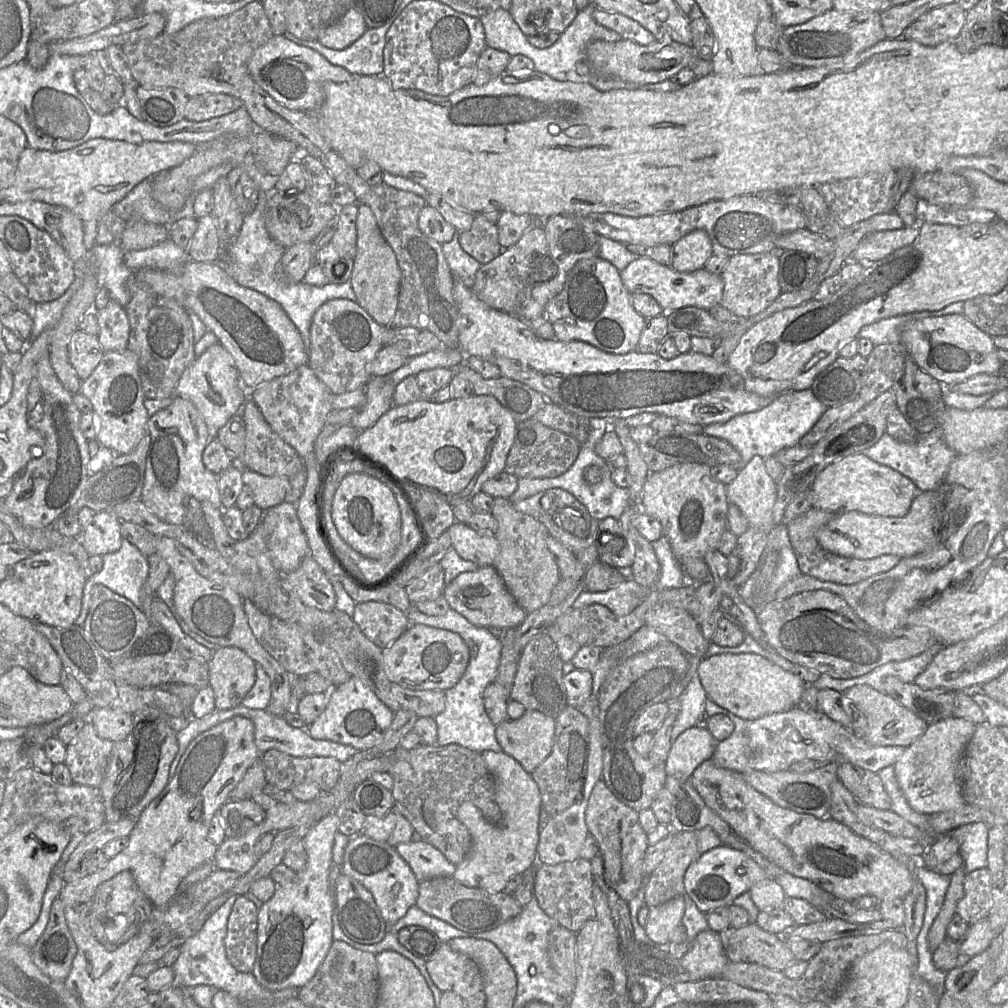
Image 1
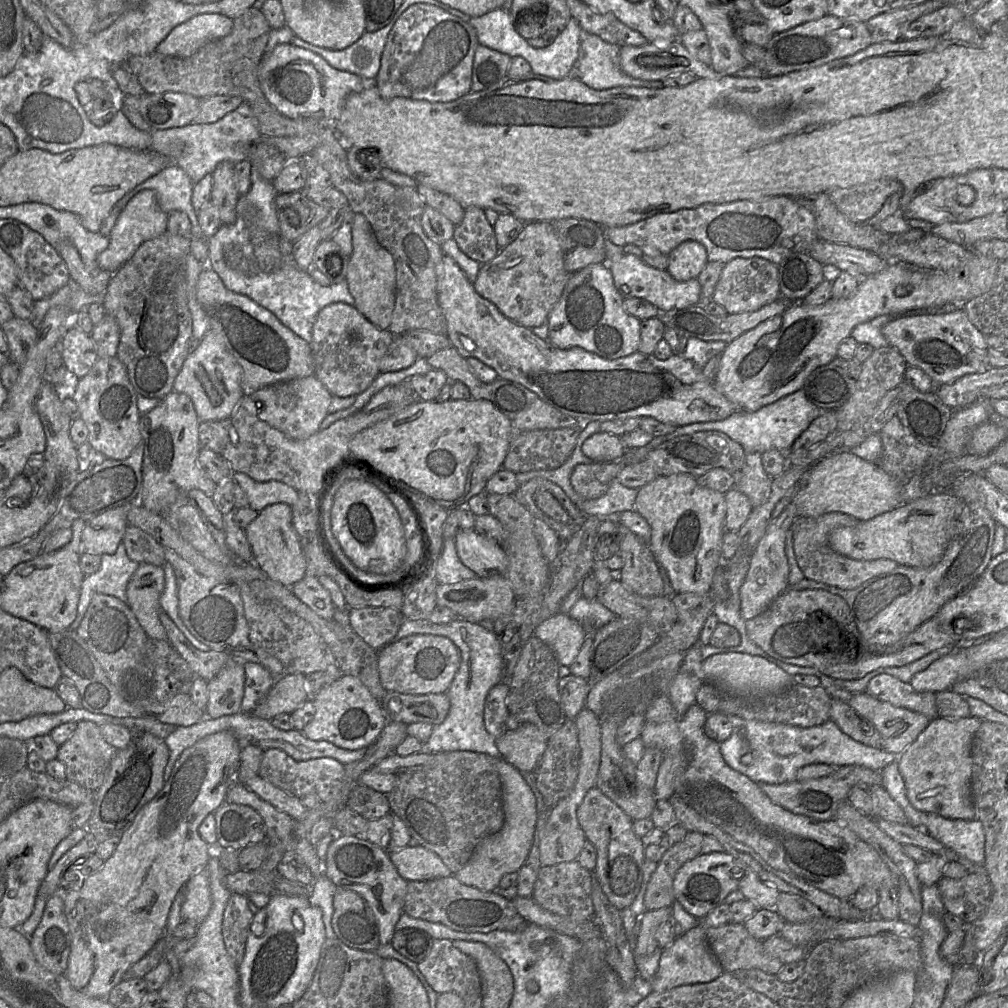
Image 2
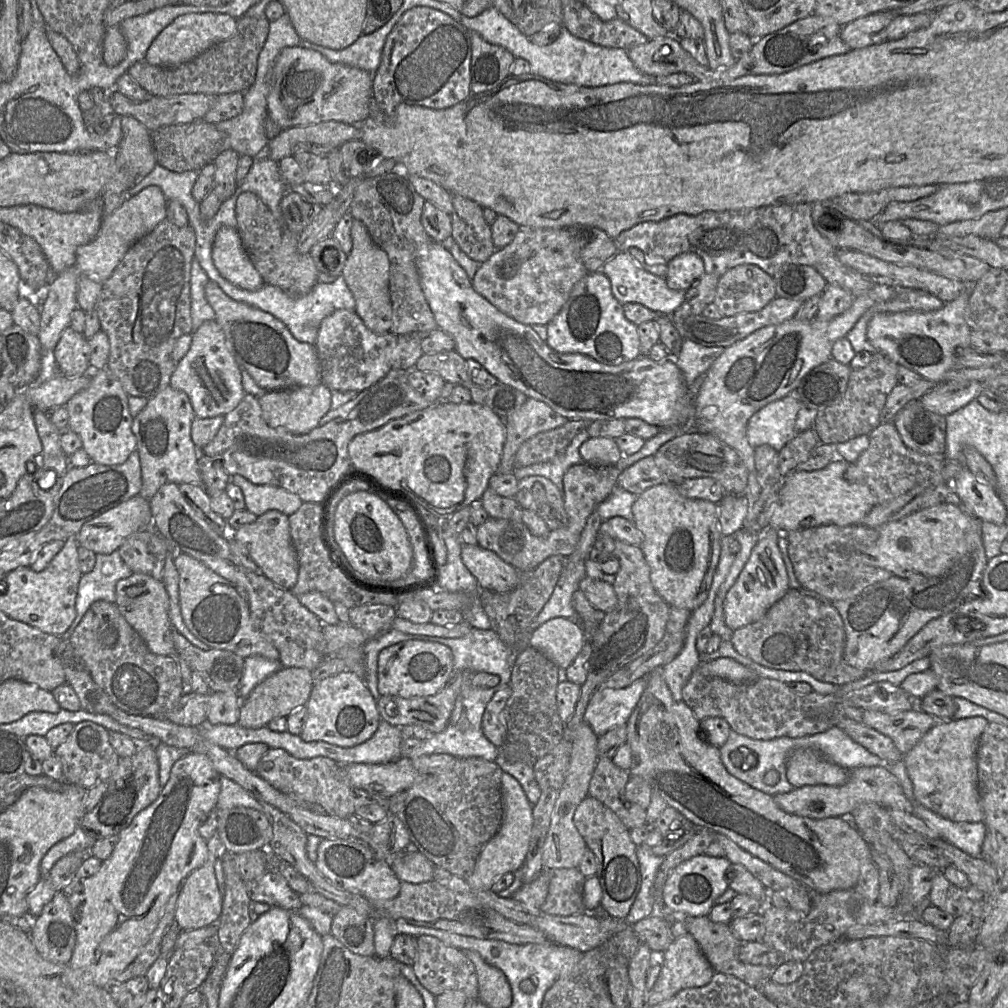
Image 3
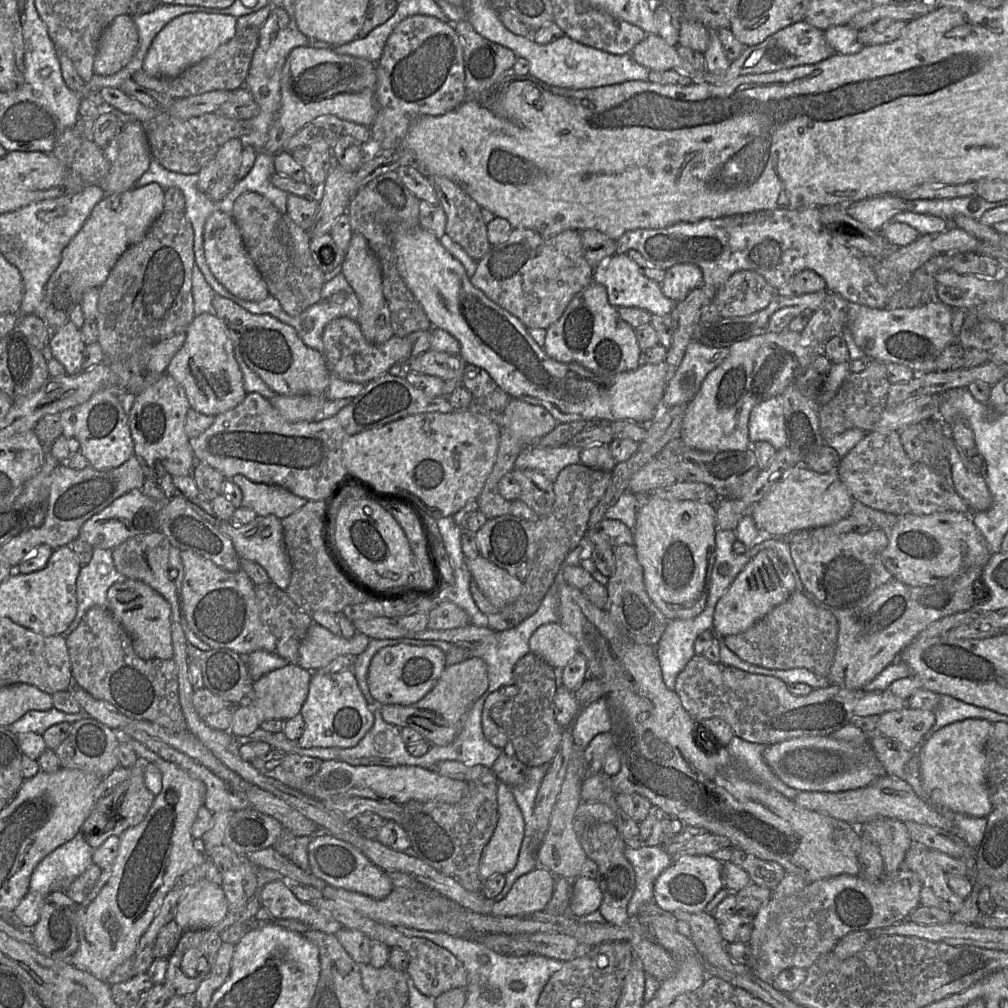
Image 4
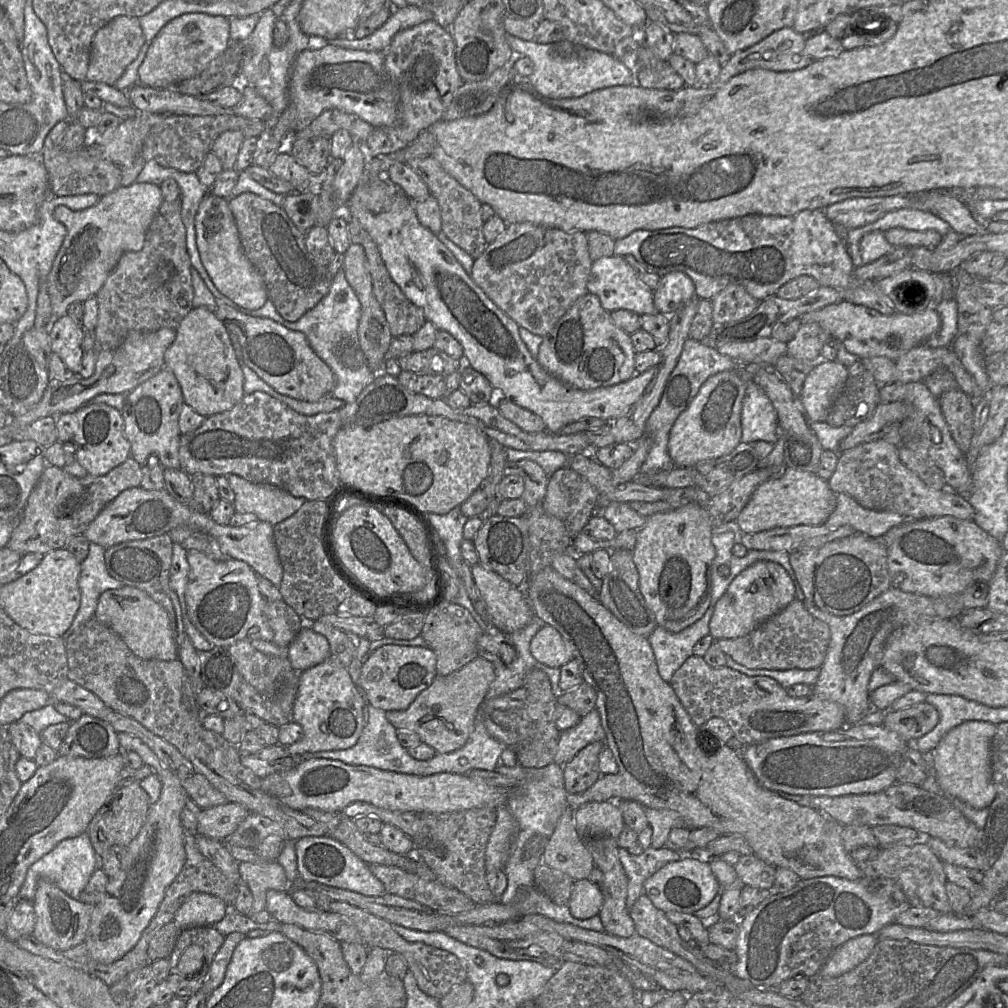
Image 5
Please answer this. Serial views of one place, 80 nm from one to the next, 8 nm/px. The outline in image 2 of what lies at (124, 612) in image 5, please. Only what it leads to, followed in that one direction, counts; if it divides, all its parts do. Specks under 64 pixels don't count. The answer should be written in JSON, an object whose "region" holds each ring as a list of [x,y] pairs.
{"region":[[[141,563],[130,578],[126,603],[149,638],[167,640],[160,621],[160,596],[165,587],[163,566]]]}

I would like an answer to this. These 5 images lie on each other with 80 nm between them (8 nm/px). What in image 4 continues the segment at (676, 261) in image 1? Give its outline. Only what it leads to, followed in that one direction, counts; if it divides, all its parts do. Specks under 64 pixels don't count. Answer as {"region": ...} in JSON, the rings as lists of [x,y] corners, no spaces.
{"region":[[[678,263],[666,270],[661,290],[666,297],[677,303],[702,284],[703,274],[698,266],[690,263]]]}

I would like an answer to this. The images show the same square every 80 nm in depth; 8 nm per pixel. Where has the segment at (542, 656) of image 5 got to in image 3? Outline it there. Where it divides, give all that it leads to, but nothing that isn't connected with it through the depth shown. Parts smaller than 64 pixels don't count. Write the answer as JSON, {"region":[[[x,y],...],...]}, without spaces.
{"region":[[[575,618],[550,619],[532,633],[529,645],[542,652],[558,667],[566,669],[586,641],[586,634]]]}

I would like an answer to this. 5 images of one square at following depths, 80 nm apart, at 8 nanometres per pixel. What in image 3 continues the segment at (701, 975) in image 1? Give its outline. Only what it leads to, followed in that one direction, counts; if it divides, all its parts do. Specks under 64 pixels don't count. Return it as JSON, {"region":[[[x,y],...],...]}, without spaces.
{"region":[[[690,933],[673,940],[667,949],[658,956],[658,959],[661,964],[661,970],[649,993],[645,1006],[657,1005],[686,988],[703,987],[711,981],[715,974],[713,967]]]}

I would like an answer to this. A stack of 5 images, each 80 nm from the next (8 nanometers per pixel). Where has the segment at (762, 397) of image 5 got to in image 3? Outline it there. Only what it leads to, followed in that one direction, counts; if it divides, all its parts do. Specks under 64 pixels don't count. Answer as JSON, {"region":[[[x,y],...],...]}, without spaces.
{"region":[[[794,392],[786,397],[771,402],[755,412],[747,423],[747,438],[753,448],[760,445],[772,446],[776,451],[780,451],[797,434],[796,419],[800,409],[800,400]]]}

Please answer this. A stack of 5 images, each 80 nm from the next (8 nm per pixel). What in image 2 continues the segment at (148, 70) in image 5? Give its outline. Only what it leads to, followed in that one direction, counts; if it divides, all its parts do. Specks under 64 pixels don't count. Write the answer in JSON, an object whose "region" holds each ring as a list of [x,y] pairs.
{"region":[[[203,13],[176,26],[158,44],[156,52],[175,57],[189,57],[204,44],[228,35],[233,19],[219,13]]]}

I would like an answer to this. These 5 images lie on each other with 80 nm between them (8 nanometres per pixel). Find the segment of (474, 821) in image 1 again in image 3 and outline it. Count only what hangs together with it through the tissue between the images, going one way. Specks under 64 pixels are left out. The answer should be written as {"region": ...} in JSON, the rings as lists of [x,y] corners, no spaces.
{"region":[[[503,772],[501,778],[503,819],[496,835],[483,847],[472,874],[465,879],[476,891],[488,891],[504,874],[514,873],[522,868],[529,849],[533,827],[533,805],[530,803],[519,781]]]}

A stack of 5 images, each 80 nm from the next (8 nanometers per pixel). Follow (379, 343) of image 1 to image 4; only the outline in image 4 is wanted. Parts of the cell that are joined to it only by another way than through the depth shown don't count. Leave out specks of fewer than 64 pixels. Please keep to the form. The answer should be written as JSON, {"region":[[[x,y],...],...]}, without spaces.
{"region":[[[339,317],[330,321],[322,333],[323,353],[326,367],[331,375],[351,382],[367,384],[371,380],[388,373],[397,362],[408,362],[411,345],[406,337],[393,335],[382,344],[372,344],[363,336],[356,320]]]}

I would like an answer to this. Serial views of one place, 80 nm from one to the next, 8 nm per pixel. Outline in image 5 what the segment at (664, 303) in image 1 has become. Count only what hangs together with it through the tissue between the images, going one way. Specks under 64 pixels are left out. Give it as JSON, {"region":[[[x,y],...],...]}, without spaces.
{"region":[[[612,255],[593,261],[587,281],[587,291],[597,295],[601,306],[608,312],[626,309],[639,315],[658,313],[653,302],[654,291],[637,277],[635,271],[622,256]]]}

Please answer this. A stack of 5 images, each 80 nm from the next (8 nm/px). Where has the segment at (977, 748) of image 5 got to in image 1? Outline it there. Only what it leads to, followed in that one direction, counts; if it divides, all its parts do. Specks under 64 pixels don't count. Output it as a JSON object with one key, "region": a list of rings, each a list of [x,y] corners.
{"region":[[[948,717],[929,724],[924,734],[905,748],[894,765],[895,775],[913,810],[931,816],[957,810],[966,803],[959,778],[959,765],[976,727],[977,725],[968,719]]]}

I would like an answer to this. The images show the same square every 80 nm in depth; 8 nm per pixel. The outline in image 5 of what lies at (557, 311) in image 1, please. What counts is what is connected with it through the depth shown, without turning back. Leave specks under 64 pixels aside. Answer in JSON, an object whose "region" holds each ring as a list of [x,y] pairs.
{"region":[[[587,292],[544,336],[536,358],[547,372],[571,387],[591,390],[612,386],[636,374],[636,352],[630,335],[614,324],[611,312],[601,306],[599,297]]]}

